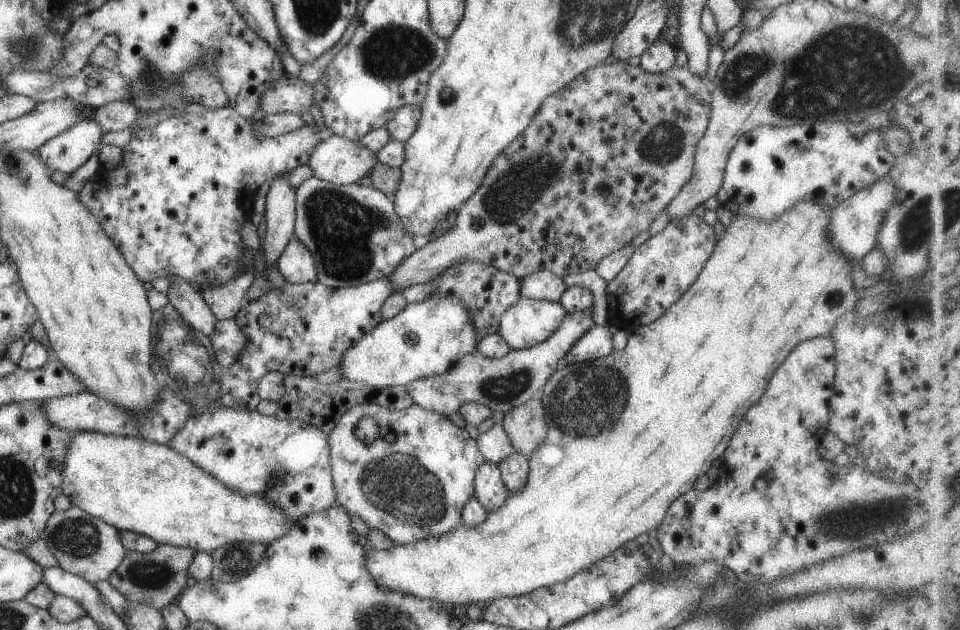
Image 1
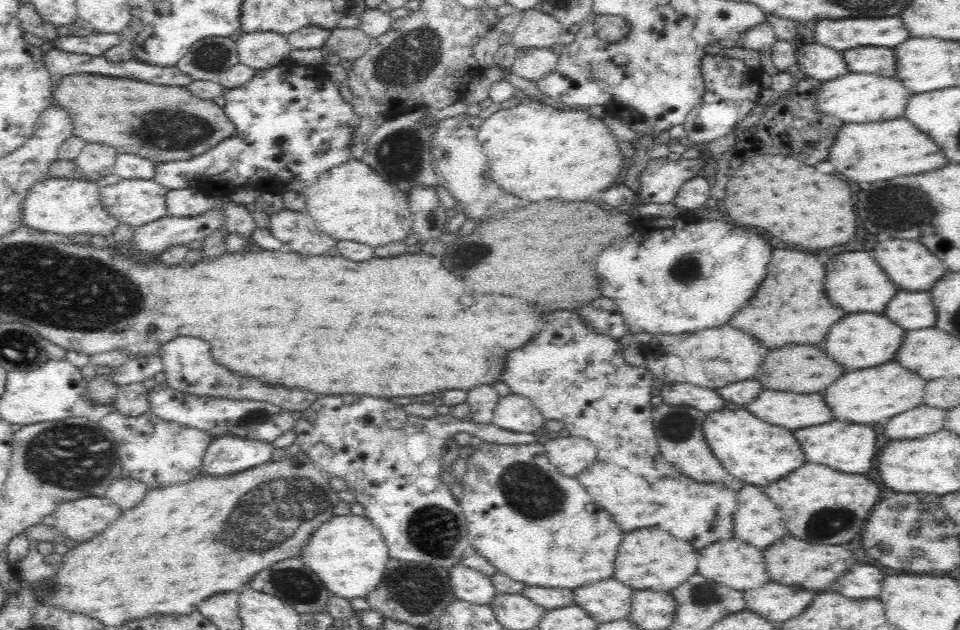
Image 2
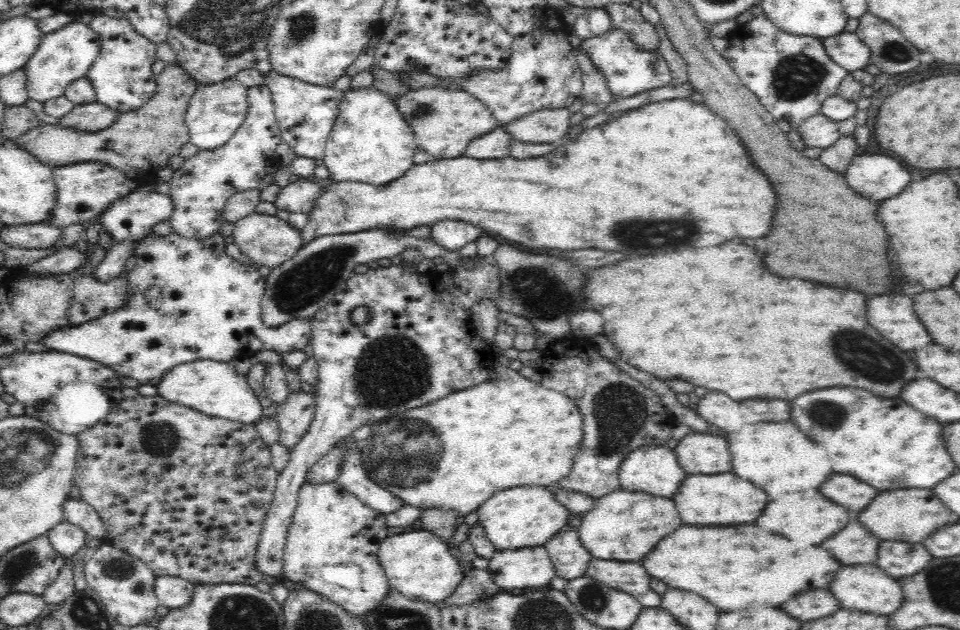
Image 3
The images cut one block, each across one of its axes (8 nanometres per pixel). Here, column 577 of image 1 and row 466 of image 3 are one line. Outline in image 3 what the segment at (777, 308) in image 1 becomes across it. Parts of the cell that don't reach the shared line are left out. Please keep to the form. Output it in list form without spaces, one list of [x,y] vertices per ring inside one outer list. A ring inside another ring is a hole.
[[[494,361],[492,370],[497,380],[451,392],[418,408],[381,418],[373,425],[369,440],[360,445],[369,480],[420,512],[435,509],[466,516],[477,513],[494,492],[519,486],[554,487],[554,482],[568,476],[582,436],[583,418],[574,401],[560,392],[544,390],[541,383],[524,379],[500,362]]]

